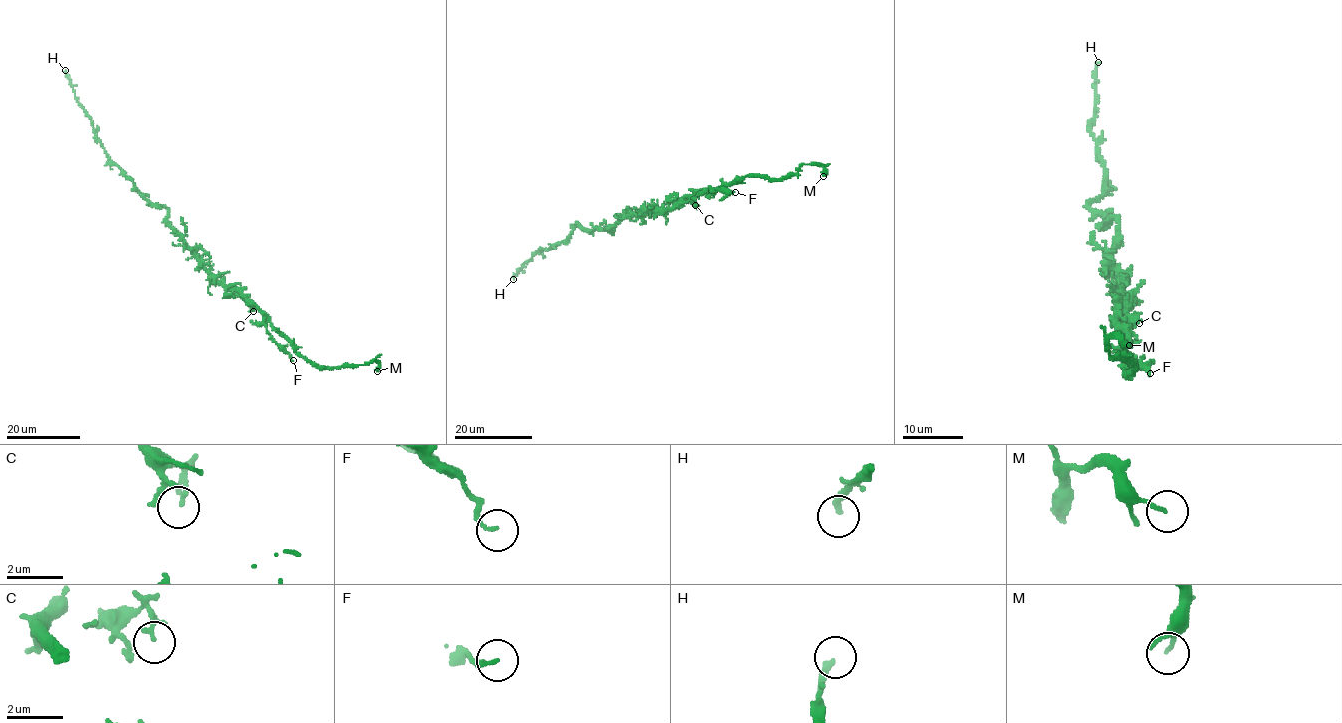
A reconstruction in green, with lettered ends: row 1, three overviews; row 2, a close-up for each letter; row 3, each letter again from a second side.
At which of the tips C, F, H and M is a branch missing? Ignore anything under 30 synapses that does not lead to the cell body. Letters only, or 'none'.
H

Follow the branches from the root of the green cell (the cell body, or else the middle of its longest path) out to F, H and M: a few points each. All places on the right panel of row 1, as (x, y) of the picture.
F: (1120, 271), (1121, 291), (1128, 301), (1119, 308), (1114, 324), (1124, 330), (1125, 353), (1150, 373)
H: (1120, 271), (1111, 259), (1118, 220), (1110, 223), (1087, 207), (1102, 195), (1106, 177), (1090, 129), (1098, 62)
M: (1120, 271), (1128, 301), (1114, 324), (1127, 331), (1131, 375), (1135, 363), (1110, 356), (1107, 338), (1129, 345)

